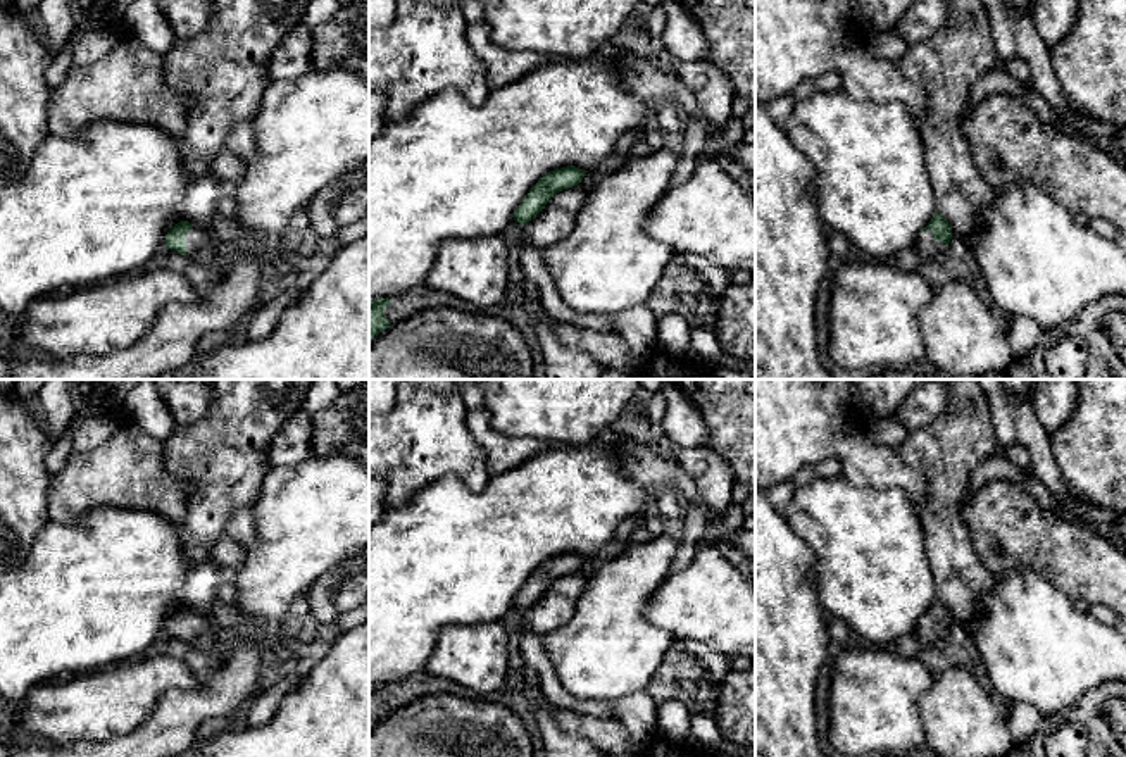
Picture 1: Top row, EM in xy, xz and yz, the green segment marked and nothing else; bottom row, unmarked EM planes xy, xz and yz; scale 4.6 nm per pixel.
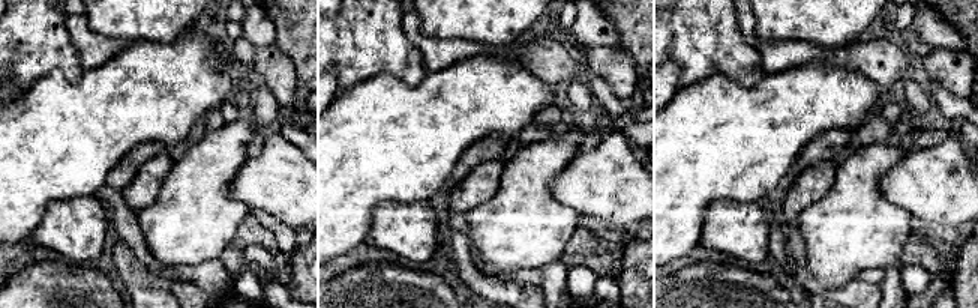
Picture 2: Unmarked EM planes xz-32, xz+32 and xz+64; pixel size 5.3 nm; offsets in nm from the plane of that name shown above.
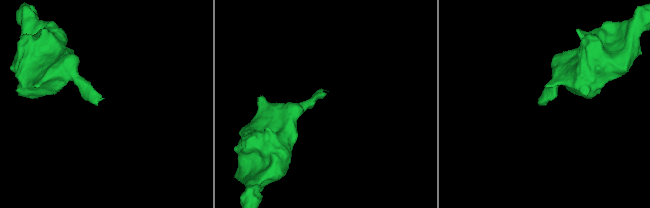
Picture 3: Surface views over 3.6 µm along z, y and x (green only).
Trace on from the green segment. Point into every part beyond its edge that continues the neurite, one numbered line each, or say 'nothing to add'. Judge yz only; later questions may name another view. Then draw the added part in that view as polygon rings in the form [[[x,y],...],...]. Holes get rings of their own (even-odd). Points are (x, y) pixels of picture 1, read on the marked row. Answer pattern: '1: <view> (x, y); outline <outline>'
1: yz (926, 247); outline [[[928,228],[924,233],[919,233],[917,240],[916,240],[916,252],[919,253],[919,257],[923,260],[935,260],[940,257],[940,253],[945,250],[945,243],[943,241],[935,241],[933,240],[933,233]]]

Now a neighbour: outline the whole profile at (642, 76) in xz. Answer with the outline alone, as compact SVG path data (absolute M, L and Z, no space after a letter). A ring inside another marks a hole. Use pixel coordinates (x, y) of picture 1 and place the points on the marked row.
M624 53L621 62L621 83L629 93L641 100L672 102L683 114L698 119L709 136L723 129L707 121L695 95L679 78L666 74L655 59Z

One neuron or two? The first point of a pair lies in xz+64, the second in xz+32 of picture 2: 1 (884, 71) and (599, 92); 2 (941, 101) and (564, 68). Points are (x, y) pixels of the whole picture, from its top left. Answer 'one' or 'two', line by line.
1: one
2: one

